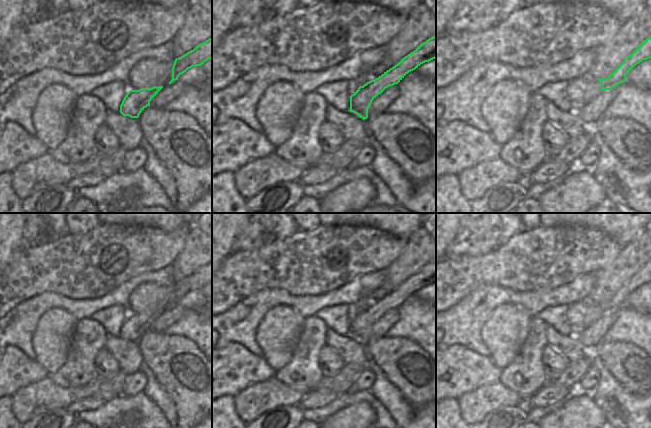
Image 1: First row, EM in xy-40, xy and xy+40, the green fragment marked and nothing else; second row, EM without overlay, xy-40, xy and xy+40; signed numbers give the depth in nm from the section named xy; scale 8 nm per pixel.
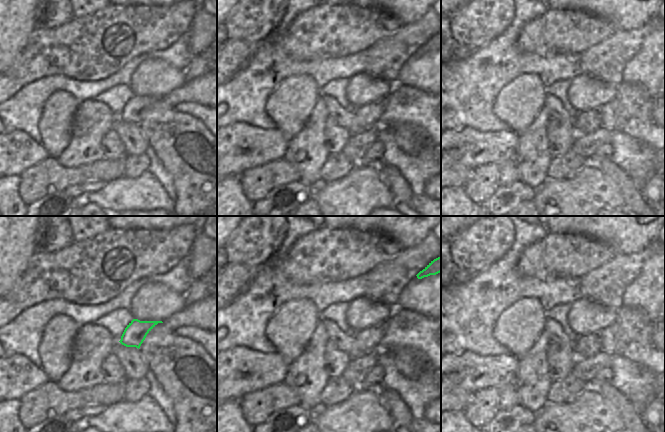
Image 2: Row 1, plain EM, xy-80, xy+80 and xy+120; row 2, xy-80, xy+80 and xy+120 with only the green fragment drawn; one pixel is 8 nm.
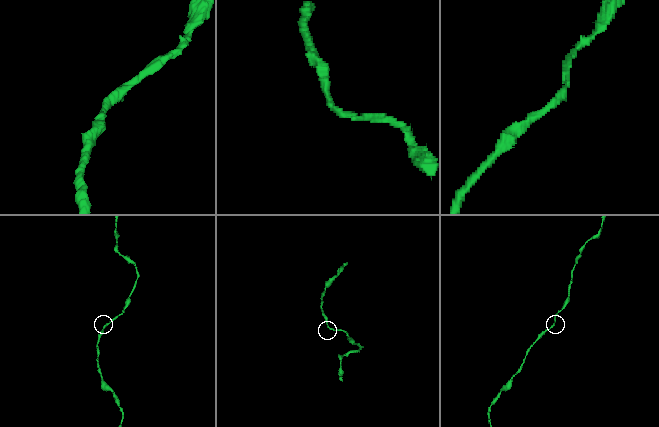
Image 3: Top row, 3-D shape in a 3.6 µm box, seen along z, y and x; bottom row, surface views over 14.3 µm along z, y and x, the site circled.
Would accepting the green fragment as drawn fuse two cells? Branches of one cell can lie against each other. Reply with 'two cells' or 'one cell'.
one cell

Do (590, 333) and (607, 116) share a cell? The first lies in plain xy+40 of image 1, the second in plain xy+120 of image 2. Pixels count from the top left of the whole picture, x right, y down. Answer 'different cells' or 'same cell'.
different cells

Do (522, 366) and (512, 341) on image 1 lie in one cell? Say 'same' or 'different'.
different

